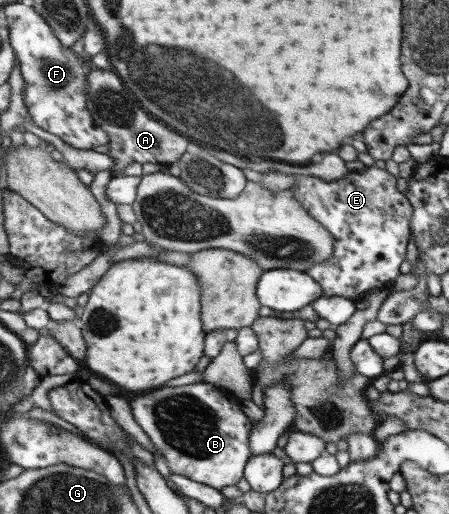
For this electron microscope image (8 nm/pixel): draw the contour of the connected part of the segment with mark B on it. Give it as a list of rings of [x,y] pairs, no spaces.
[[[200,382],[177,388],[163,388],[149,396],[141,396],[131,403],[131,408],[136,423],[148,435],[156,451],[166,459],[171,472],[222,491],[226,486],[239,484],[253,457],[249,440],[252,440],[252,430],[259,422],[253,421],[253,418],[243,412],[243,404],[245,398],[237,397],[213,384]]]

